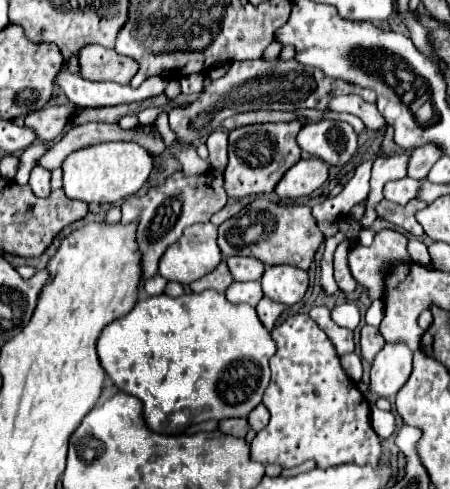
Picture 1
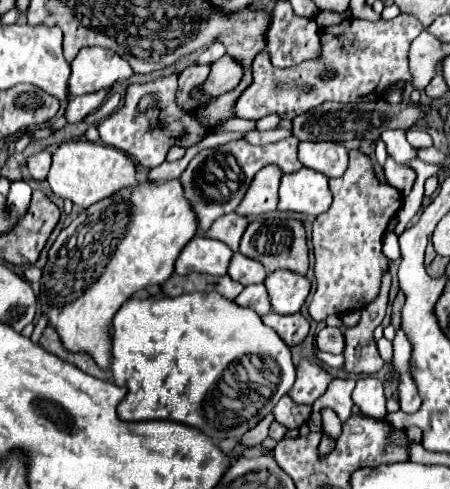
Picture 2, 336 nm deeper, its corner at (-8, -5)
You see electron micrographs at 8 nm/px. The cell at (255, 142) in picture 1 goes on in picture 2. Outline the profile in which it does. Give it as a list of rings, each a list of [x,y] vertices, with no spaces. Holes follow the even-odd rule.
[[[276,165],[262,167],[252,185],[246,191],[246,197],[238,205],[238,213],[248,217],[248,215],[262,215],[268,211],[274,211],[278,205],[278,185],[280,185],[282,173]]]

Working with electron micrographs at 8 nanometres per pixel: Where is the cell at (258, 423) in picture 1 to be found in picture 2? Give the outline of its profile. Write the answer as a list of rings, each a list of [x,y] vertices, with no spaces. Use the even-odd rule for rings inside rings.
[[[284,395],[272,411],[274,419],[280,425],[284,425],[286,429],[298,429],[300,425],[304,425],[310,419],[310,413],[312,413],[312,409],[308,405],[296,405],[288,395]]]

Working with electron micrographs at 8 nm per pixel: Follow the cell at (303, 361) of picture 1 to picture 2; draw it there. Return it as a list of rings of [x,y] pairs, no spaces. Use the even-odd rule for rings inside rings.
[[[300,359],[296,365],[296,383],[288,391],[294,403],[312,405],[318,397],[322,397],[332,383],[332,375],[316,361],[316,359]]]

